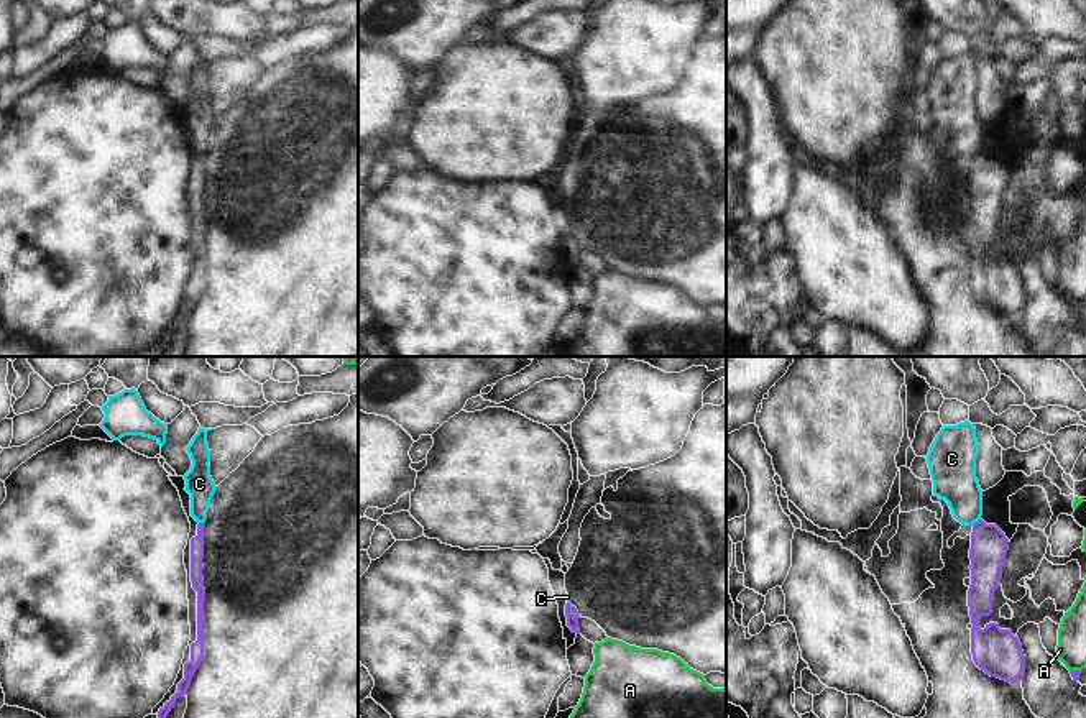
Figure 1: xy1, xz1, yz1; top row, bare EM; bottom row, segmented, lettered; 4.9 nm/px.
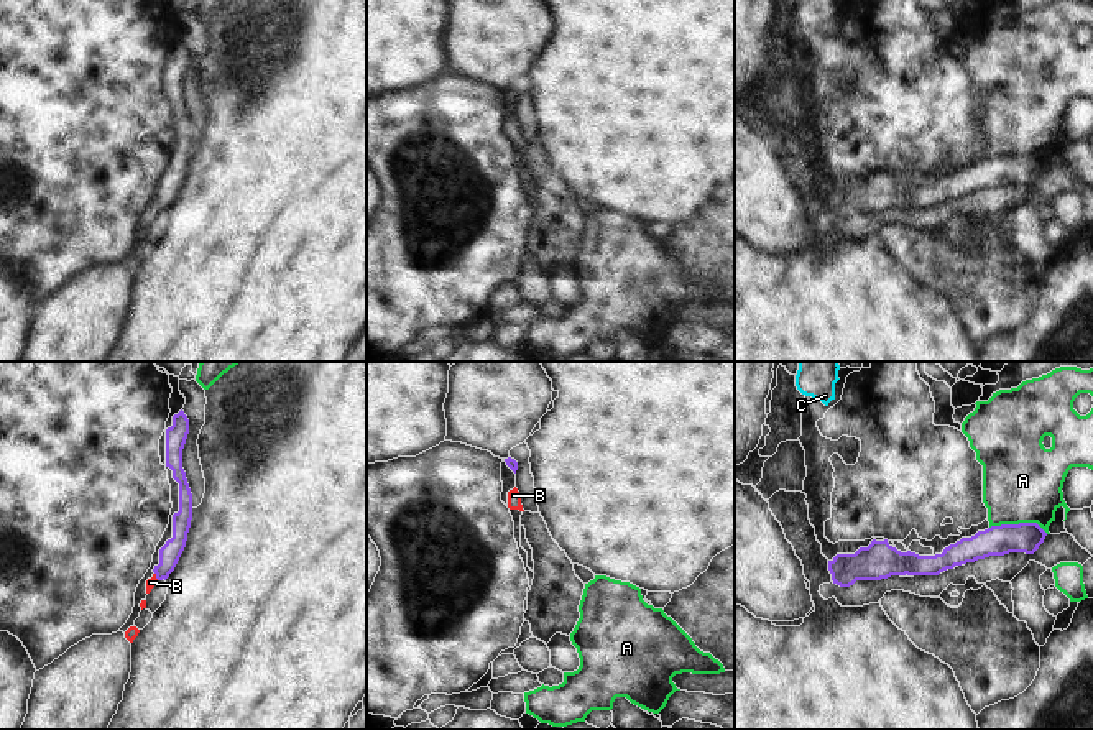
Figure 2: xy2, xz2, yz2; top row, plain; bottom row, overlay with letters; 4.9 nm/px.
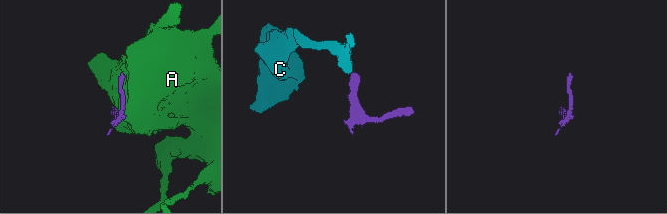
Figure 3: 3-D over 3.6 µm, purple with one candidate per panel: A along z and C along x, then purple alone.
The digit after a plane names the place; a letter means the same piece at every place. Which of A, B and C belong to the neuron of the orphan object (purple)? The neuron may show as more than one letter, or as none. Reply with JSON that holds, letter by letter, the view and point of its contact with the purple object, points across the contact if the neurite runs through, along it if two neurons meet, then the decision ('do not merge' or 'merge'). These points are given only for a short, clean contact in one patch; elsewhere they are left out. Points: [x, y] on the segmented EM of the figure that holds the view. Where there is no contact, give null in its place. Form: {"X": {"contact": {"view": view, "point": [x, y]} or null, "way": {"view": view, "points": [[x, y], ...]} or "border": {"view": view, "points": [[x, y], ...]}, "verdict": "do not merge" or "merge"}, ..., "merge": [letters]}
{"A": {"contact": {"view": "yz2", "point": [1019, 523]}, "verdict": "do not merge"}, "B": {"contact": {"view": "xy2", "point": [156, 576]}, "way": {"view": "xy2", "points": [[170, 553], [166, 566], [156, 576], [150, 582]]}, "verdict": "merge"}, "C": {"contact": {"view": "yz1", "point": [975, 523]}, "border": {"view": "yz1", "points": [[980, 518], [971, 524]]}, "verdict": "do not merge"}, "merge": ["B"]}

